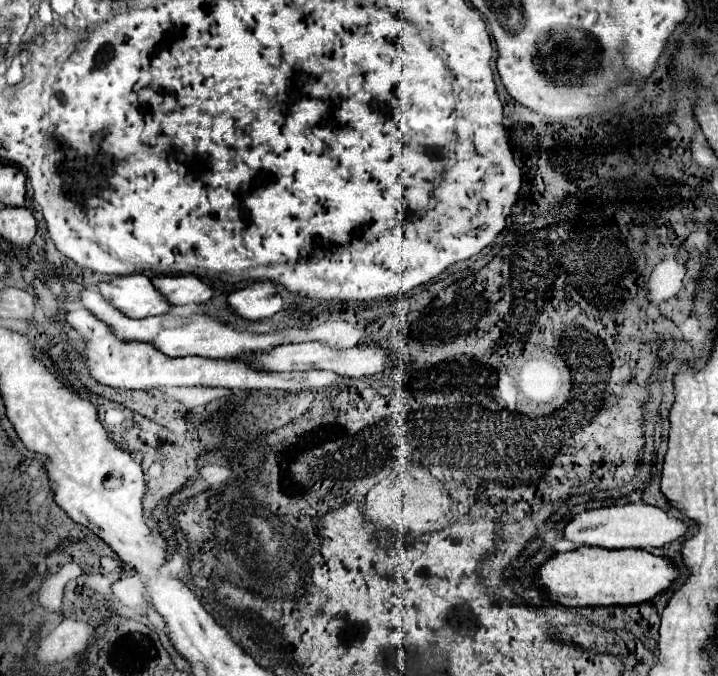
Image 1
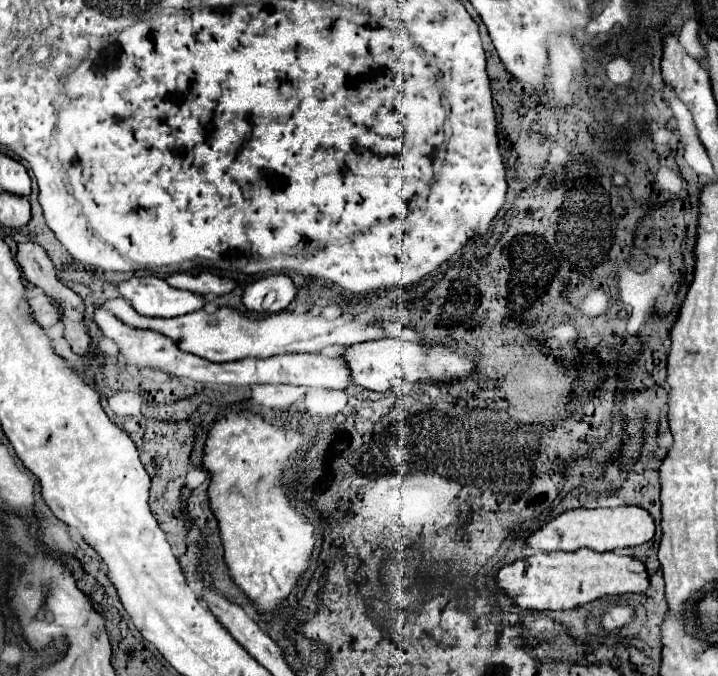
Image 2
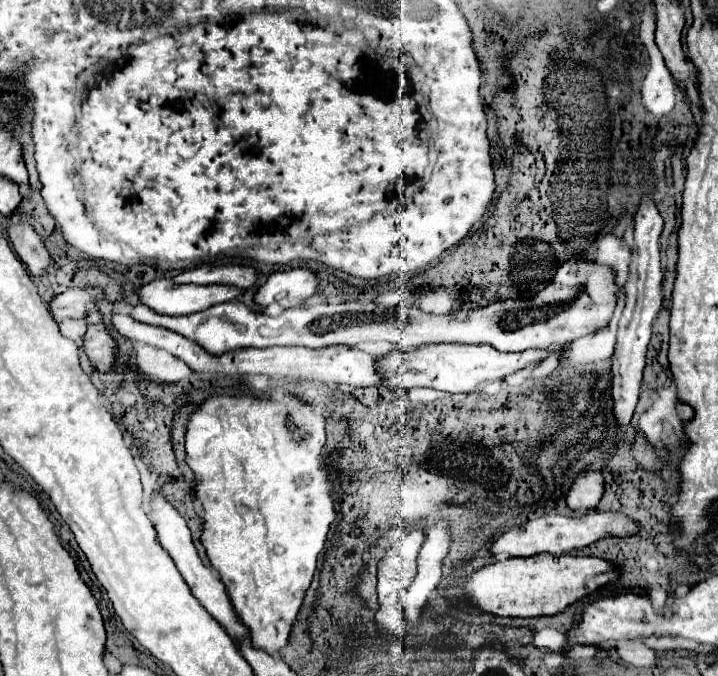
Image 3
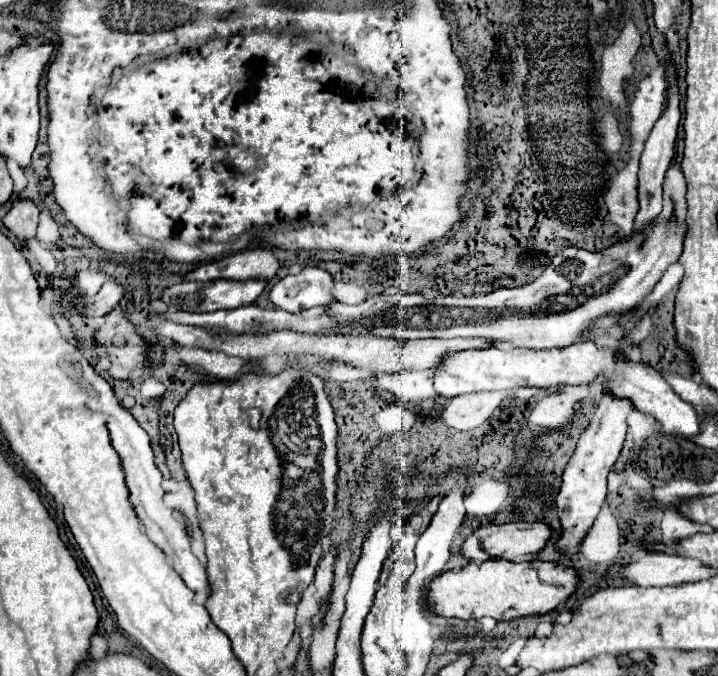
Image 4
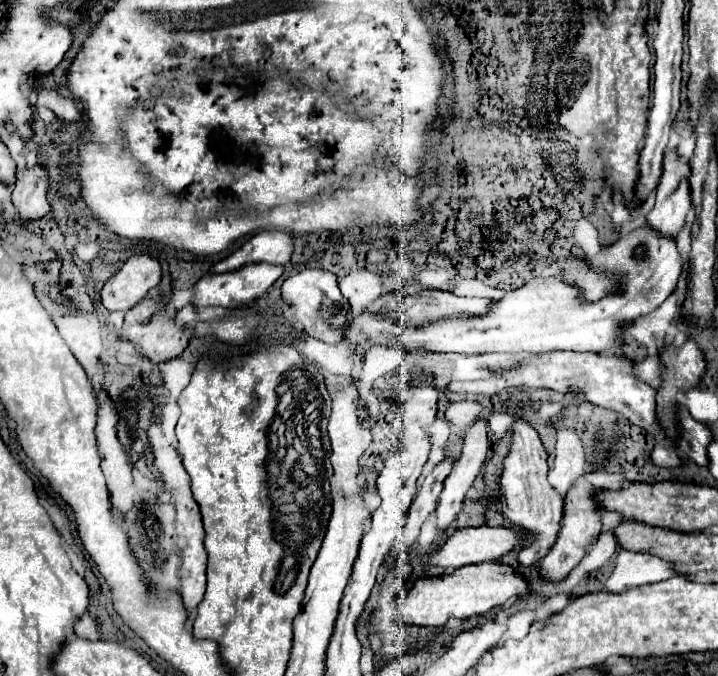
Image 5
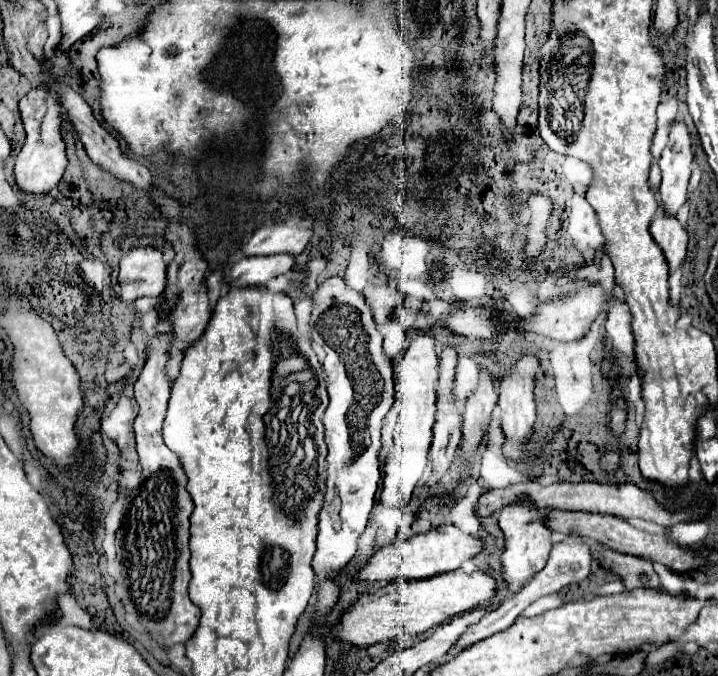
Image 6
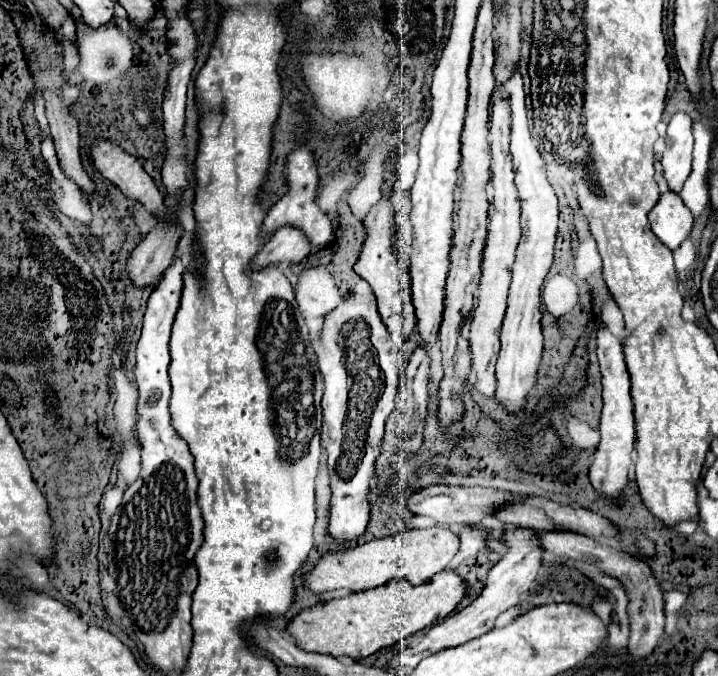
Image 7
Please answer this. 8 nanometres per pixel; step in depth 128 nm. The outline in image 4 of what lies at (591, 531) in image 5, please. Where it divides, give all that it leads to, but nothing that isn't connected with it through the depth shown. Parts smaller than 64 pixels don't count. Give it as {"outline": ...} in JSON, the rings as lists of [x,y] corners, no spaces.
{"outline":[[[604,394],[588,428],[582,432],[576,452],[568,462],[562,486],[556,498],[556,512],[562,524],[562,536],[556,542],[556,550],[564,556],[572,556],[578,552],[580,542],[584,540],[586,532],[592,528],[594,520],[598,518],[604,498],[606,498],[606,476],[612,470],[626,436],[626,416],[632,410],[630,400],[618,400],[612,394]]]}

